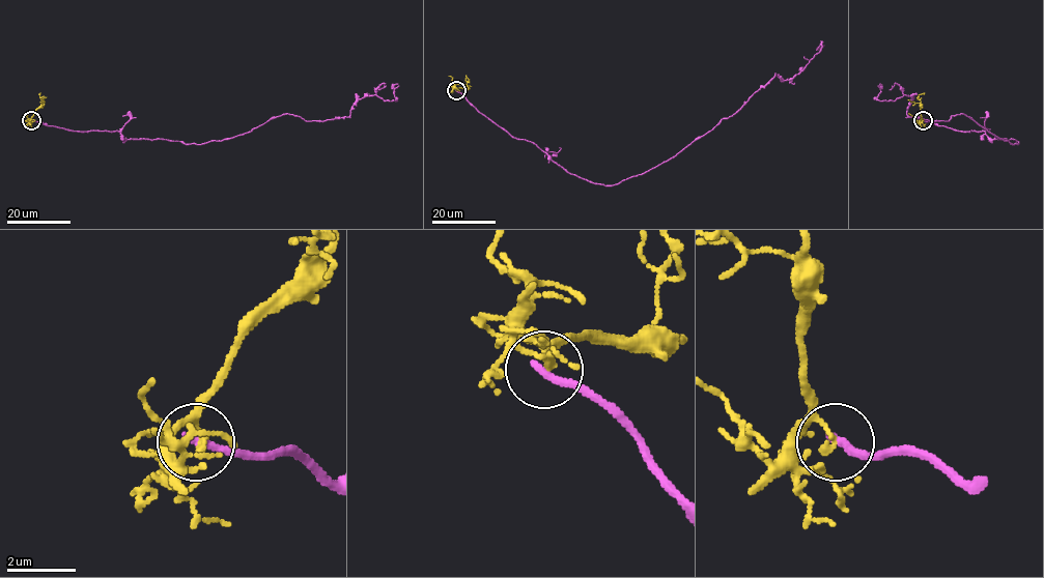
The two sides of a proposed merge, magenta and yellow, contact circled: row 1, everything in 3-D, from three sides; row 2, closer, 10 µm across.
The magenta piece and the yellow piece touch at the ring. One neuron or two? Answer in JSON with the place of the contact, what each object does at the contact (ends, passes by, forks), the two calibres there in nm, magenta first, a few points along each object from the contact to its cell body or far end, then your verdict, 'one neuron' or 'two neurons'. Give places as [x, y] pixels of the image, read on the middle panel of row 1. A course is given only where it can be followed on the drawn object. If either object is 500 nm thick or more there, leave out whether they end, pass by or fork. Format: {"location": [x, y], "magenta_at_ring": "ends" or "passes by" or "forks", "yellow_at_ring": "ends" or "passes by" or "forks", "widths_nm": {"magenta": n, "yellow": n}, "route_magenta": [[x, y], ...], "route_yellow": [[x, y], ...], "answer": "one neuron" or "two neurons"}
{"location": [456, 90], "magenta_at_ring": "ends", "yellow_at_ring": "passes by", "widths_nm": {"magenta": 260, "yellow": 130}, "route_magenta": [[456, 90], [568, 172], [615, 185], [674, 156], [734, 114], [776, 74], [783, 80], [793, 78], [823, 47]], "route_yellow": [[456, 90], [469, 88], [464, 85], [466, 92]], "answer": "two neurons"}

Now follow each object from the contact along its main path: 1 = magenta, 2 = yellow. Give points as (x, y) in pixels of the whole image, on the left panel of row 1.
1: (31, 120), (201, 144), (283, 114), (347, 117), (368, 96), (396, 100), (398, 83)
2: (31, 120), (44, 102), (40, 92)

